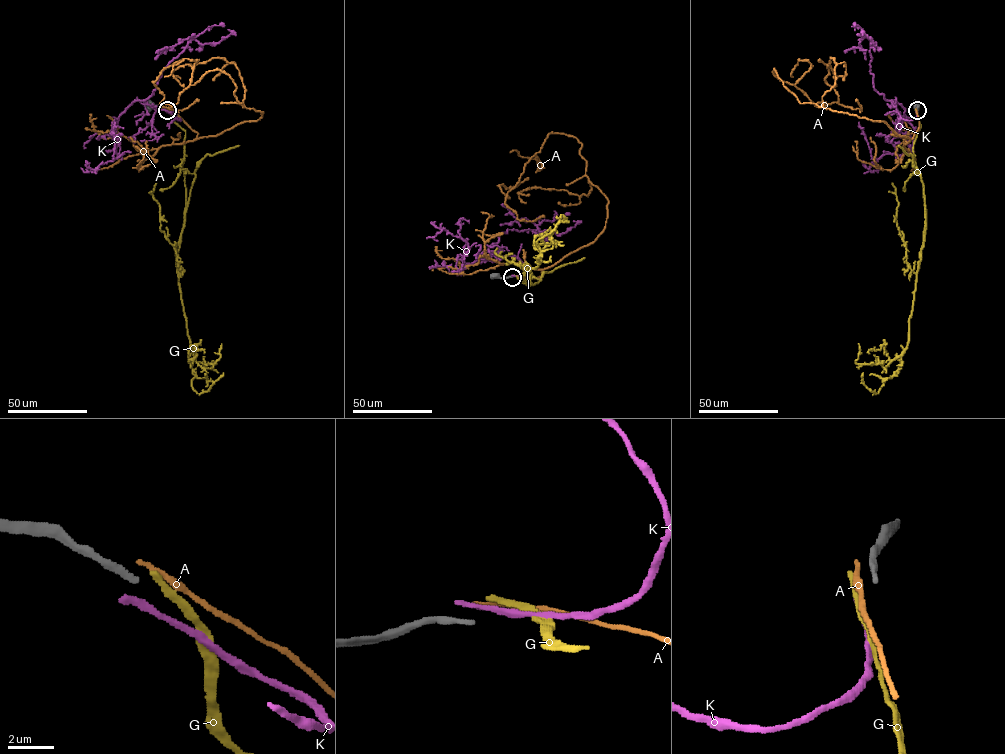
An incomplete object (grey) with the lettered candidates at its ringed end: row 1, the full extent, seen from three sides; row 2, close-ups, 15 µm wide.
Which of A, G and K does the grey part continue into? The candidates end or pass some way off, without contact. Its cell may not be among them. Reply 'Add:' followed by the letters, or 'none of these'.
Add: none of these

